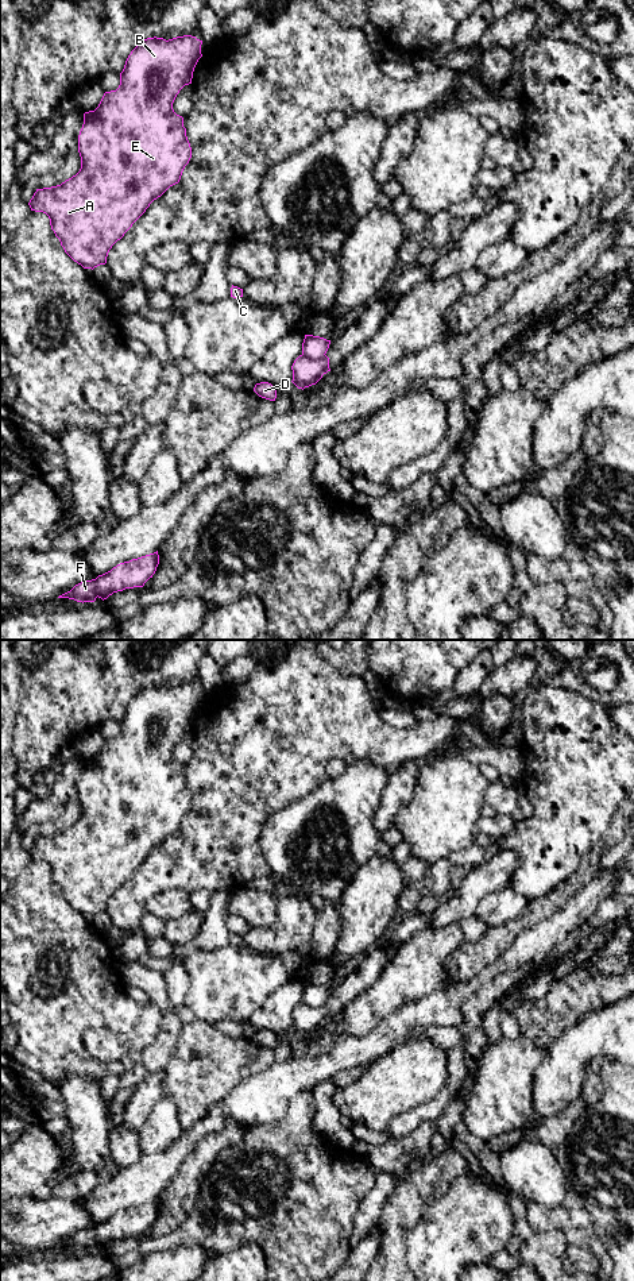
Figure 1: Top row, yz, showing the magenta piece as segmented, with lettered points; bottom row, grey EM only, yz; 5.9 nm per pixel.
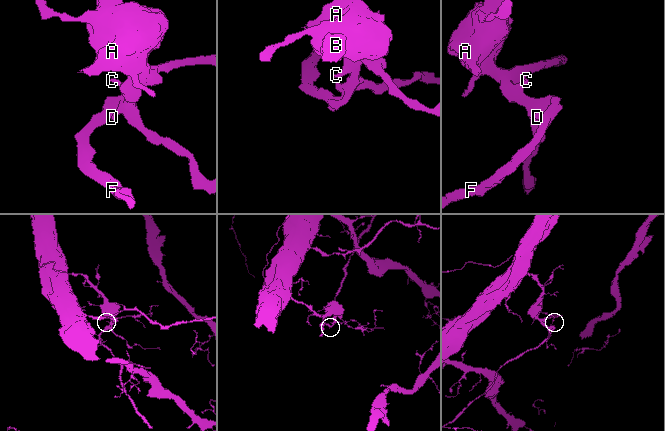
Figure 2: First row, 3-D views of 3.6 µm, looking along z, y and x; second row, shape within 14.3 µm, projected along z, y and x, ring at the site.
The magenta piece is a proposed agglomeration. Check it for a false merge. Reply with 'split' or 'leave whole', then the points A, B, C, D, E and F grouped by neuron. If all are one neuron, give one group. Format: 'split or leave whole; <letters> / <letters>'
split; A B C D E / F

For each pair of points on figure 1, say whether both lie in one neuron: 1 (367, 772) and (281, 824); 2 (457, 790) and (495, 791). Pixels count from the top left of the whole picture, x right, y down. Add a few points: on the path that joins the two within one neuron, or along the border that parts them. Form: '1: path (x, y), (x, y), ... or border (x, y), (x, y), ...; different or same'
1: path (346, 794), (340, 799), (320, 799), (302, 815); same
2: border (490, 783), (486, 790), (484, 802); different

